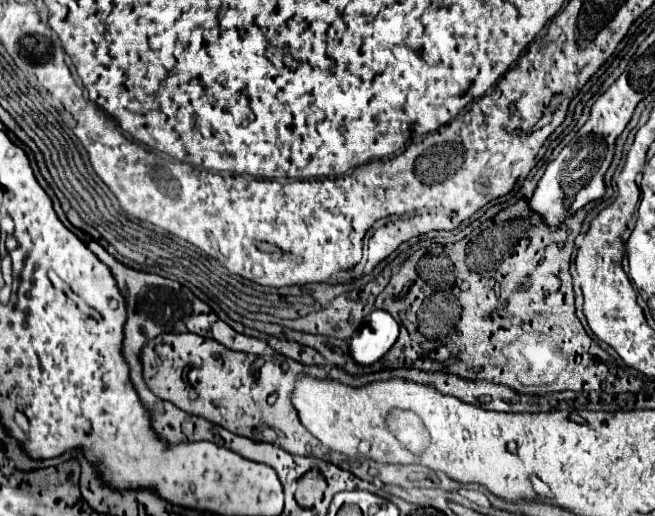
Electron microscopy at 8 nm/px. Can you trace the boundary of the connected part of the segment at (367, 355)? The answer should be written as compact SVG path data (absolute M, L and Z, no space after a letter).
M373 310L365 316L363 324L355 330L349 340L351 356L355 362L369 366L377 362L397 340L399 324L395 318L385 310Z

